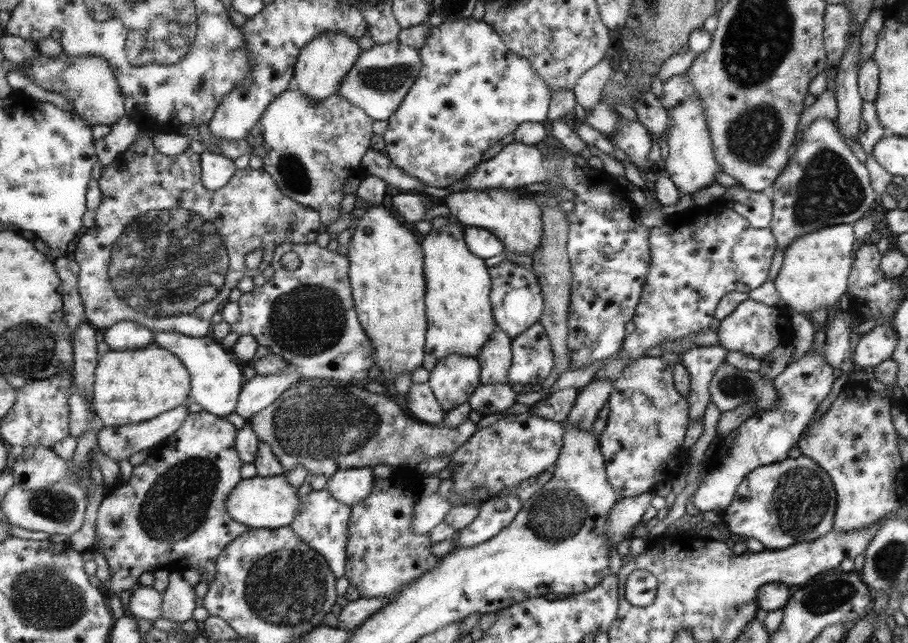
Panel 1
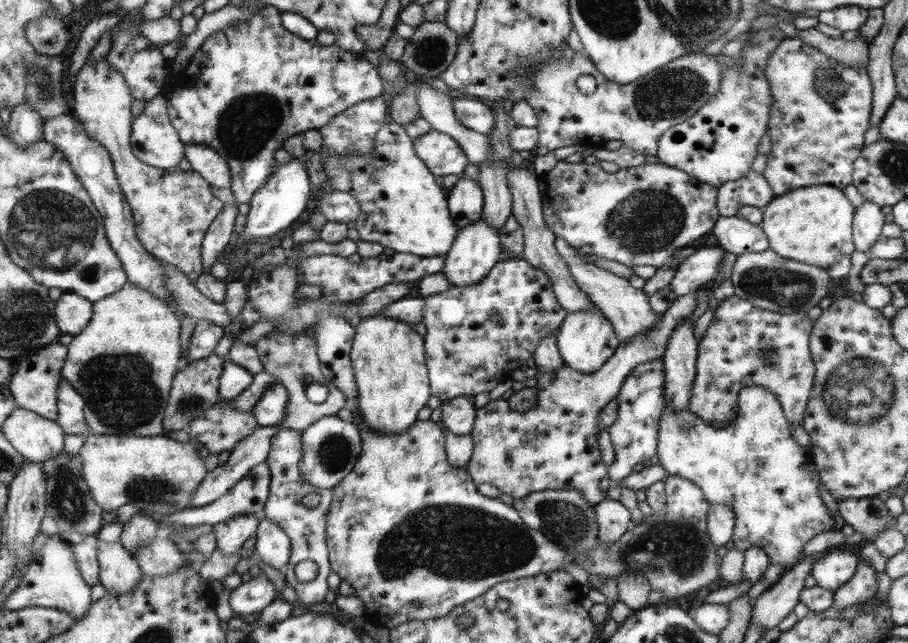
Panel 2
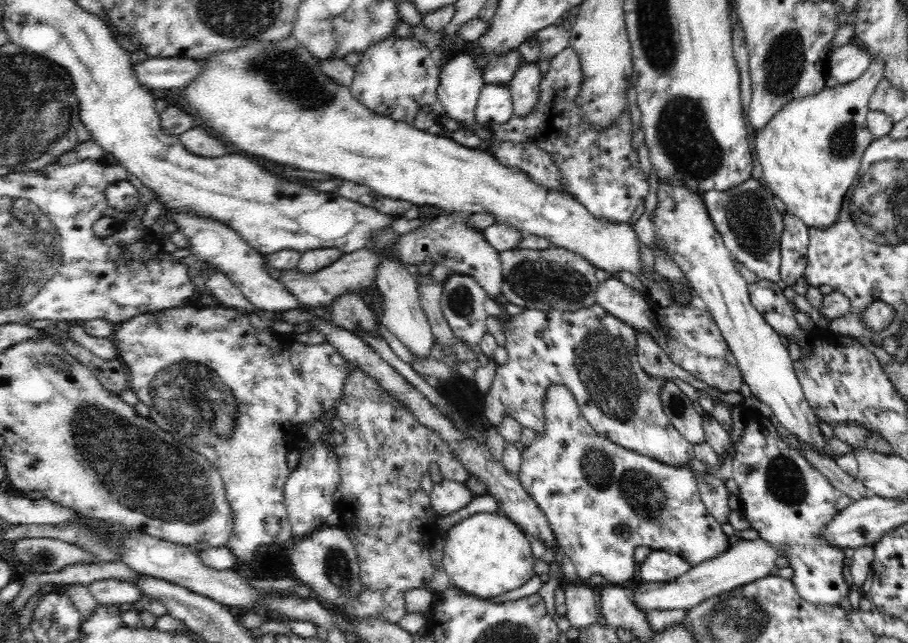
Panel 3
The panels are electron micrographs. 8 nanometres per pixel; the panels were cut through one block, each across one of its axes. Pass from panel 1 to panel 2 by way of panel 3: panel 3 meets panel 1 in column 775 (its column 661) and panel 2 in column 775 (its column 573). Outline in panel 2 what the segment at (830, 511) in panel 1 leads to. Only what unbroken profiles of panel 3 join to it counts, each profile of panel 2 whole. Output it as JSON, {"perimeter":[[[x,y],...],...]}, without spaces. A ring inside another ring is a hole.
{"perimeter":[[[746,385],[740,389],[737,403],[738,414],[734,422],[719,429],[694,415],[690,408],[672,411],[670,407],[664,407],[664,416],[660,419],[658,459],[671,476],[695,482],[712,507],[724,504],[732,508],[737,520],[732,538],[734,549],[746,551],[758,546],[766,551],[771,563],[780,564],[782,572],[786,572],[802,559],[802,549],[812,537],[834,529],[834,516],[826,514],[822,498],[818,496],[821,481],[815,468],[815,457],[808,448],[794,441],[790,421],[784,416],[776,393],[762,385]]]}

